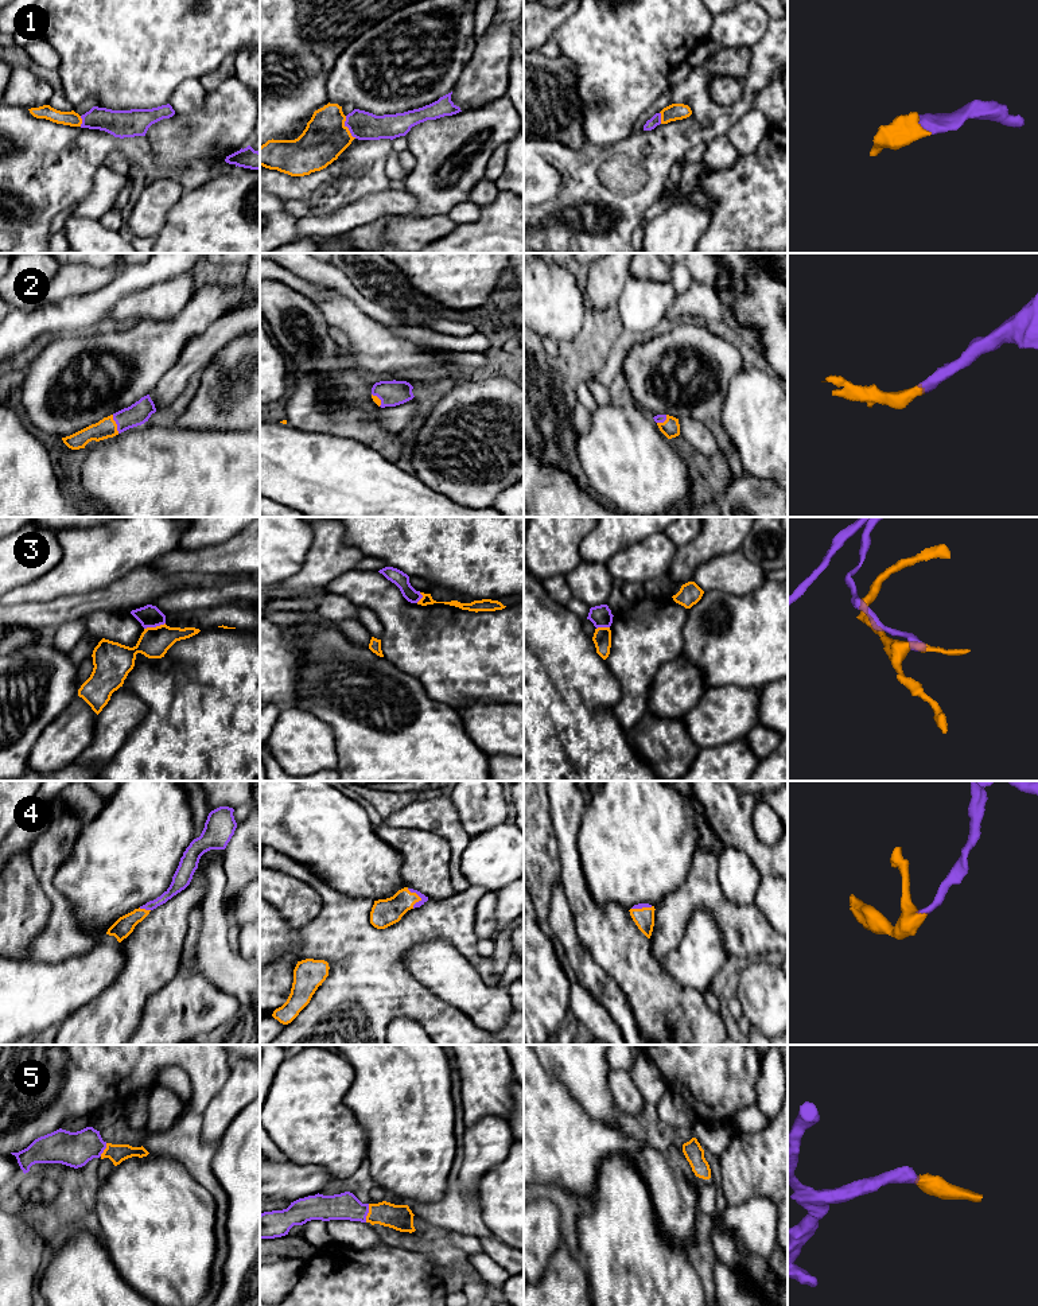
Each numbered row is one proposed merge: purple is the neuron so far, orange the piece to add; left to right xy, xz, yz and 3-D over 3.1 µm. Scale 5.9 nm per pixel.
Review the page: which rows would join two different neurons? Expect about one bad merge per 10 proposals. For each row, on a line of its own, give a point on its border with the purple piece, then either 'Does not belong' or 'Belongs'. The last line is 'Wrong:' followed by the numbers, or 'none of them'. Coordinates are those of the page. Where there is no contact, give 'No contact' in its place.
1: Touches purple at xz (348, 127). Belongs
2: Touches purple at xy (116, 423). Belongs
3: Touches purple at xy (154, 626). Belongs
4: Touches purple at xz (419, 896). Belongs
5: Touches purple at xz (368, 1212). Belongs
Wrong: none of them

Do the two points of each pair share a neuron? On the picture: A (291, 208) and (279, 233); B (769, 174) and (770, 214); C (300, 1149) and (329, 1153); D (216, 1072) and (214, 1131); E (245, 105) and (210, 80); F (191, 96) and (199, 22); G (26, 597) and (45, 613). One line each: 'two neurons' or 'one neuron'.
A: two neurons
B: one neuron
C: one neuron
D: two neurons
E: two neurons
F: two neurons
G: two neurons

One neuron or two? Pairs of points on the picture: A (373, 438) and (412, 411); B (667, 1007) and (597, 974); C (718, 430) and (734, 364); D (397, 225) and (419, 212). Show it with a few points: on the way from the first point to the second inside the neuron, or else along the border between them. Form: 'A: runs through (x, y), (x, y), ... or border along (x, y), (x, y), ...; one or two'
A: border along (366, 415), (388, 430), (397, 432); two
B: border along (594, 961), (619, 987), (632, 1011); two
C: runs through (712, 412), (712, 381), (716, 377); one
D: border along (405, 214), (411, 217), (442, 216); two

